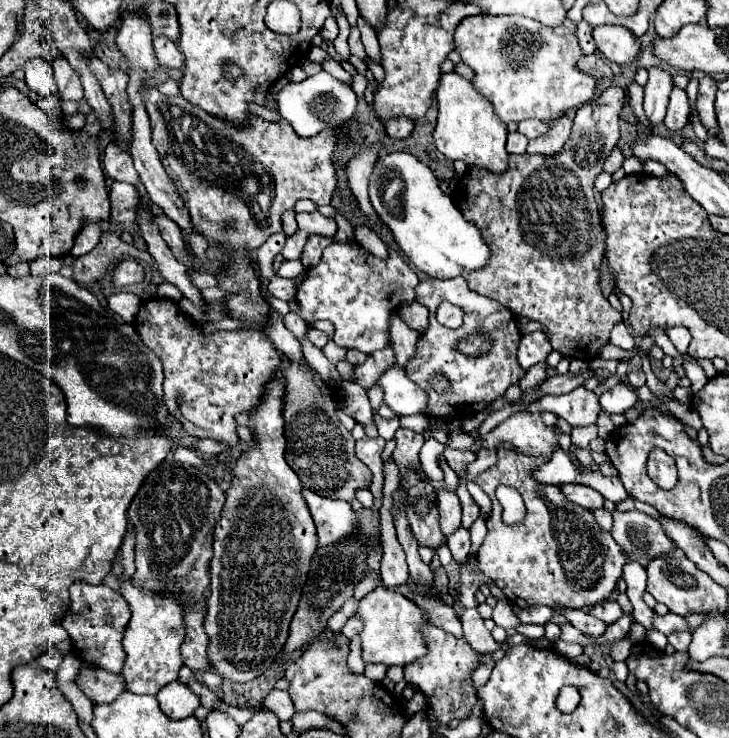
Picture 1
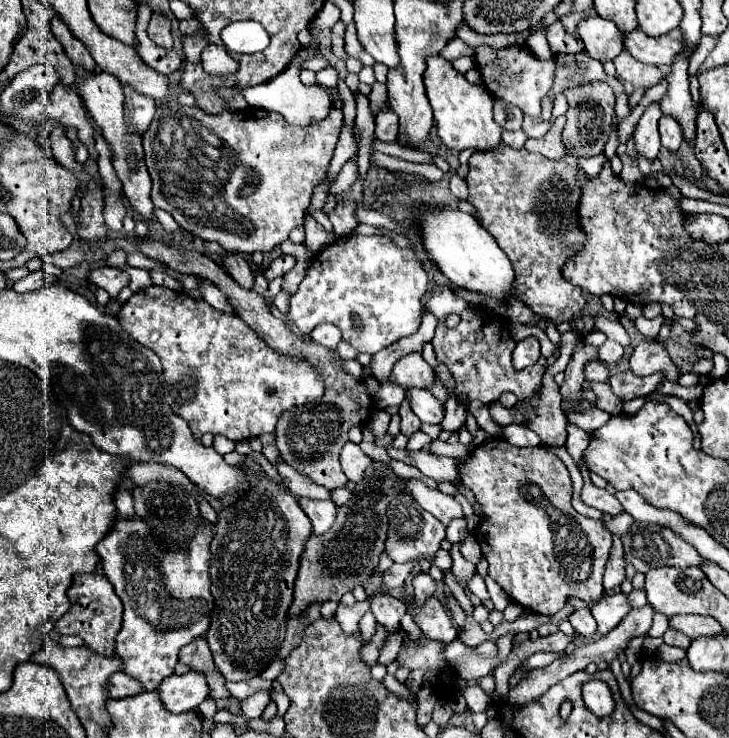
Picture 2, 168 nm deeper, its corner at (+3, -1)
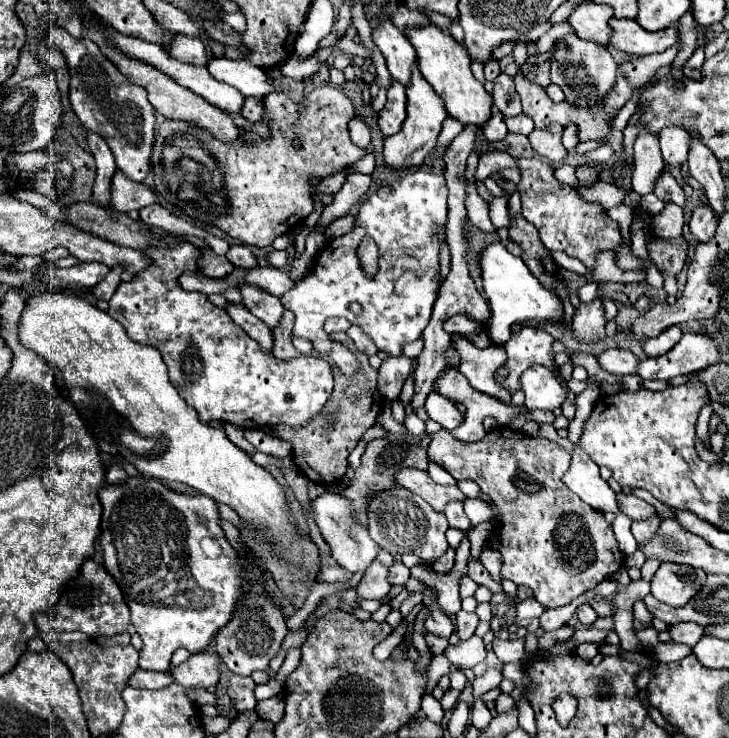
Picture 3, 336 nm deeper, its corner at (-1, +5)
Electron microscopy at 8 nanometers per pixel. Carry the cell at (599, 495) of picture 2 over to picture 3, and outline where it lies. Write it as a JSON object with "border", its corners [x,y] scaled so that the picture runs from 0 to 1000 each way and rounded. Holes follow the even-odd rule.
{"border":[[[846,668],[846,682],[849,682],[849,692],[857,695],[866,703],[888,703],[898,698],[896,684],[890,684],[888,679],[871,673],[871,671],[855,671]]]}

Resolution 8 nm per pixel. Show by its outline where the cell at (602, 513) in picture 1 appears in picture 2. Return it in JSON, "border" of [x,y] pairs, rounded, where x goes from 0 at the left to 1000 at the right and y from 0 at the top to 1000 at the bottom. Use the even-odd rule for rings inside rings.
{"border":[[[852,695],[852,698],[846,698],[846,701],[841,701],[841,703],[835,706],[833,717],[835,717],[838,722],[849,722],[849,725],[860,725],[860,722],[866,720],[868,709],[871,709],[871,703],[868,703],[868,701],[863,698],[863,695]]]}

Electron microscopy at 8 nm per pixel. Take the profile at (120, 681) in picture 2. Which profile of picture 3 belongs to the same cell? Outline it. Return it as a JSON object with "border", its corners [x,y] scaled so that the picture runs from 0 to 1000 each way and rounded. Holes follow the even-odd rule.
{"border":[[[188,907],[177,917],[177,928],[180,931],[193,931],[193,934],[224,934],[224,931],[229,931],[235,925],[237,925],[237,920],[235,920],[232,912],[215,912],[215,909]]]}

